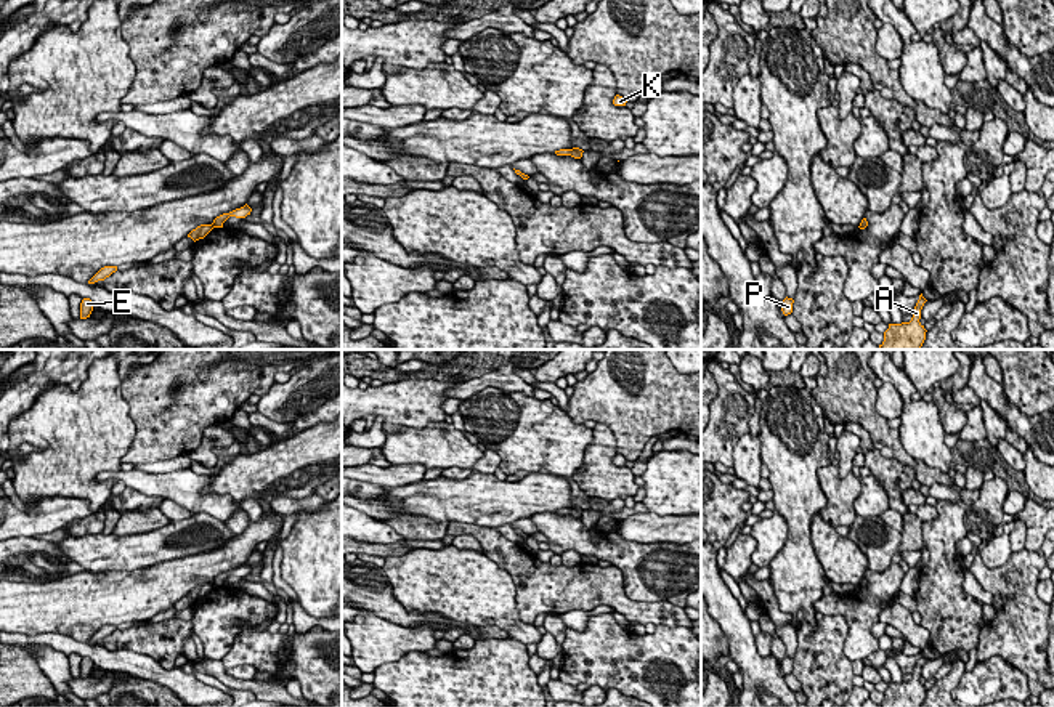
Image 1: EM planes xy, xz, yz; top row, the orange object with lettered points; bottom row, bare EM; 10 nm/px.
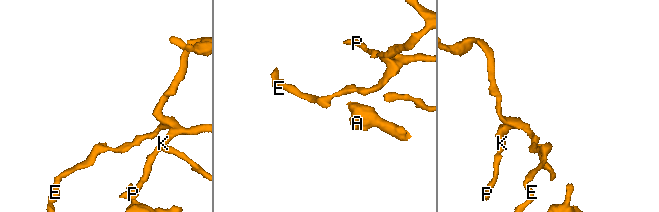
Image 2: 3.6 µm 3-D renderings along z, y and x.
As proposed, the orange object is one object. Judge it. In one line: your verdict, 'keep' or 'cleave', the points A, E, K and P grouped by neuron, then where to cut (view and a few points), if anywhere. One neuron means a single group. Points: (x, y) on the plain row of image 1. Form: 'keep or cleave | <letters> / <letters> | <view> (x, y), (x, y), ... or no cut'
cleave | A E / K P | xy (210, 584), (212, 587)

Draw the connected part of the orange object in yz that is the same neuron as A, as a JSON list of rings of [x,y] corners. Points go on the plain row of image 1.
[[[921,652],[910,681],[889,683],[889,688],[884,691],[884,701],[879,707],[921,707],[927,691],[919,681],[921,669],[926,661],[927,659]]]

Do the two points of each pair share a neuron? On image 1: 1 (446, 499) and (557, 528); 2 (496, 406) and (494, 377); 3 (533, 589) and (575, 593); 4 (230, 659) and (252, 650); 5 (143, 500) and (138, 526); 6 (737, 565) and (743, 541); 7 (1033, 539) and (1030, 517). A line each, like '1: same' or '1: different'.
1: different
2: different
3: same
4: same
5: different
6: same
7: same

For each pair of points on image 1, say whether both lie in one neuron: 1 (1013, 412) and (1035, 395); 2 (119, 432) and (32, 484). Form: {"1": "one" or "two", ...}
{"1": "two", "2": "one"}

